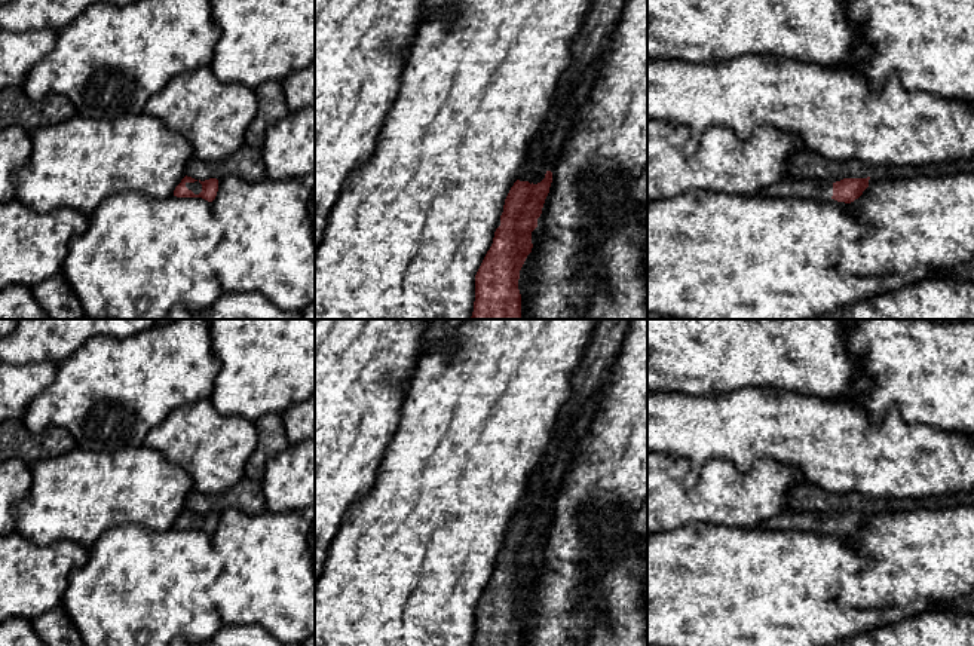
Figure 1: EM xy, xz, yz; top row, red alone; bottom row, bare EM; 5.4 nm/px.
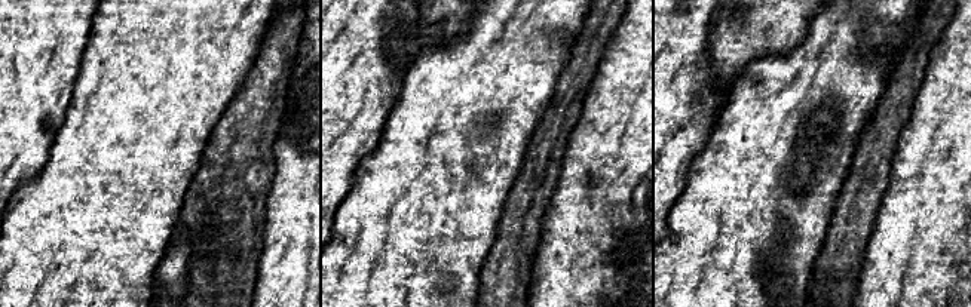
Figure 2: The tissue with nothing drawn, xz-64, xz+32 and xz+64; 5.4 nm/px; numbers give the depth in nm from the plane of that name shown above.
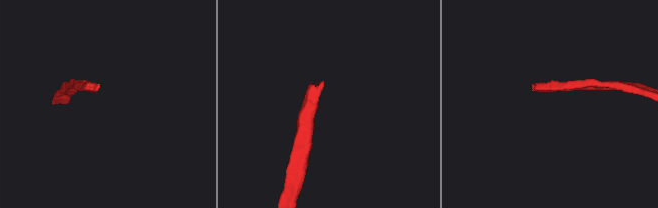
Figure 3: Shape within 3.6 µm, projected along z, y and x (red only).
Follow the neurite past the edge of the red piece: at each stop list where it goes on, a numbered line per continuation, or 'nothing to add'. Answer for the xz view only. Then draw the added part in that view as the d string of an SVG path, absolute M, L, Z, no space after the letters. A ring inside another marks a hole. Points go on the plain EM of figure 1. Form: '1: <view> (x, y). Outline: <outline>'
1: xz (608, 337). Outline: M597 319L592 337L573 377L572 395L561 407L549 444L526 484L518 506L520 514L530 514L540 496L551 496L560 490L564 471L573 454L573 423L613 365L630 322L631 319Z

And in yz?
1: yz (817, 521). Outline: M787 509L782 514L765 521L760 529L803 530L827 535L833 529L833 515L821 511Z

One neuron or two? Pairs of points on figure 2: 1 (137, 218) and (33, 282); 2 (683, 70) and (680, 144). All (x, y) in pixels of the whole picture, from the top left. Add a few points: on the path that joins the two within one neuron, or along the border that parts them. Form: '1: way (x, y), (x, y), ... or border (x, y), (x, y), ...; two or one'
1: way (112, 218), (58, 270); one
2: way (683, 88), (683, 126); one

